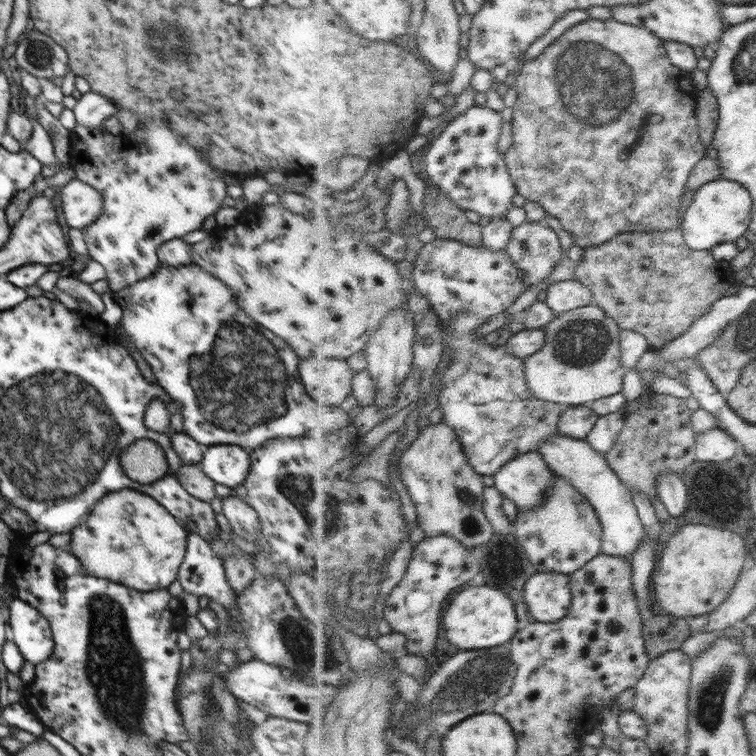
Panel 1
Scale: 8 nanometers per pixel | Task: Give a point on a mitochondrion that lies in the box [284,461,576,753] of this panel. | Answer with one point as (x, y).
(475, 684)

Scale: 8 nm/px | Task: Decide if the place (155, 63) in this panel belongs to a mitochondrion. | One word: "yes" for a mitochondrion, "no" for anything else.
yes

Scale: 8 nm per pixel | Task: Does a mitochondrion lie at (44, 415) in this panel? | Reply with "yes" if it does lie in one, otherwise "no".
yes

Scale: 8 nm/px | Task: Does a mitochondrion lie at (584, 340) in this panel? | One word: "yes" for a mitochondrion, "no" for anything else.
yes

